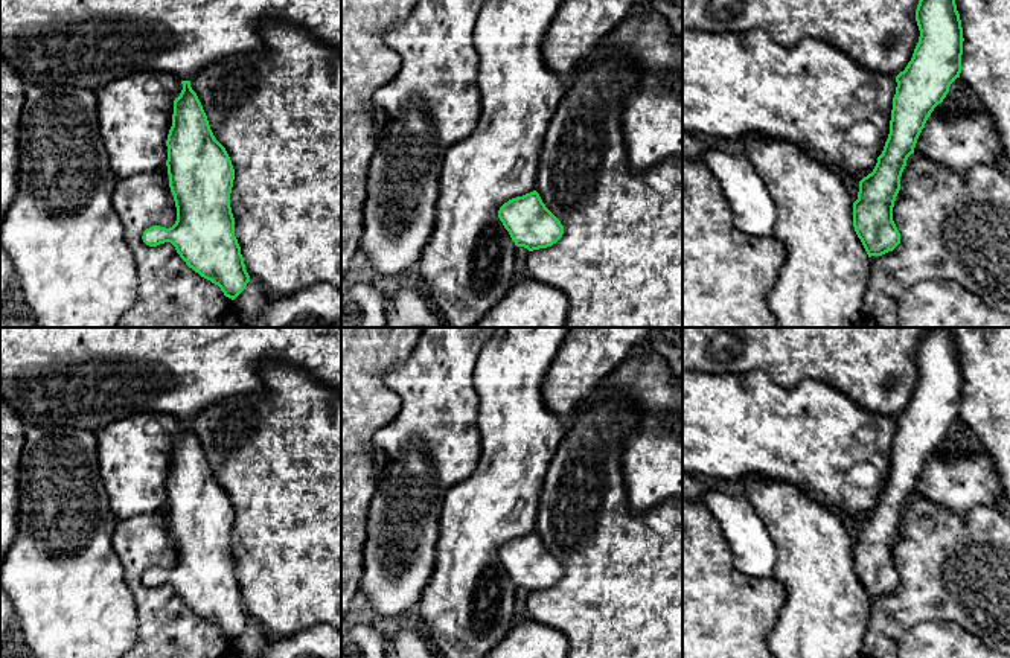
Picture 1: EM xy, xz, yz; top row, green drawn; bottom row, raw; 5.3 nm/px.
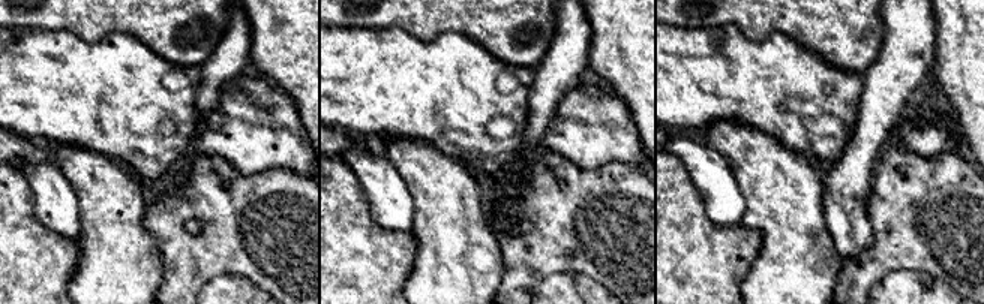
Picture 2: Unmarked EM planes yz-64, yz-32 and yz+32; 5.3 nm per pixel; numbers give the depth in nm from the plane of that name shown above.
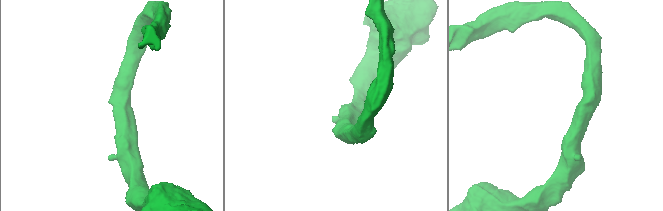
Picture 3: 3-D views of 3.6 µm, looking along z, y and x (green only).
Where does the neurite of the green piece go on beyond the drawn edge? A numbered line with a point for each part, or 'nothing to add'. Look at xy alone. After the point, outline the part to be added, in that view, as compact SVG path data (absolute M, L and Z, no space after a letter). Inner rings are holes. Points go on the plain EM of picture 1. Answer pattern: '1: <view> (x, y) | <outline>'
nothing to add

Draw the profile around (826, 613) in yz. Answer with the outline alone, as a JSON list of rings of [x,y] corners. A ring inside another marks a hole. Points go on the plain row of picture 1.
[[[745,477],[739,487],[768,529],[777,550],[774,577],[786,588],[786,600],[768,638],[774,658],[859,658],[868,628],[870,599],[855,573],[853,545],[839,513],[810,500],[791,483]]]

